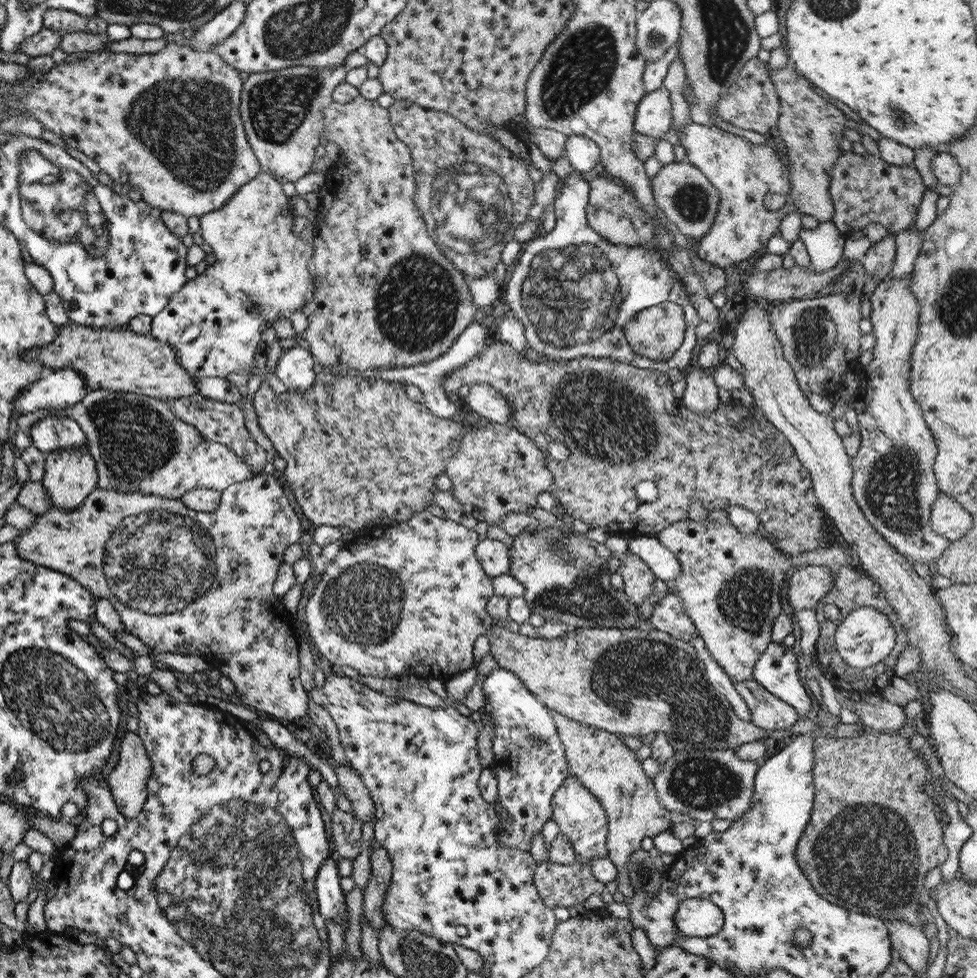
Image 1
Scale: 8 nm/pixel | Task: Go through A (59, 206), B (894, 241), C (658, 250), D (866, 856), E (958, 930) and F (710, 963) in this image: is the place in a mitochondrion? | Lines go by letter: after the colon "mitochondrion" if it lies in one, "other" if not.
A: mitochondrion
B: other
C: other
D: mitochondrion
E: other
F: other

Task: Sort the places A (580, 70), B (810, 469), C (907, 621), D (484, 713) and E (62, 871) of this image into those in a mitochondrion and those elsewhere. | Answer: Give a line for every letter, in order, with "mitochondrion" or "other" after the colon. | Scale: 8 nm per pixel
A: mitochondrion
B: other
C: other
D: other
E: other

